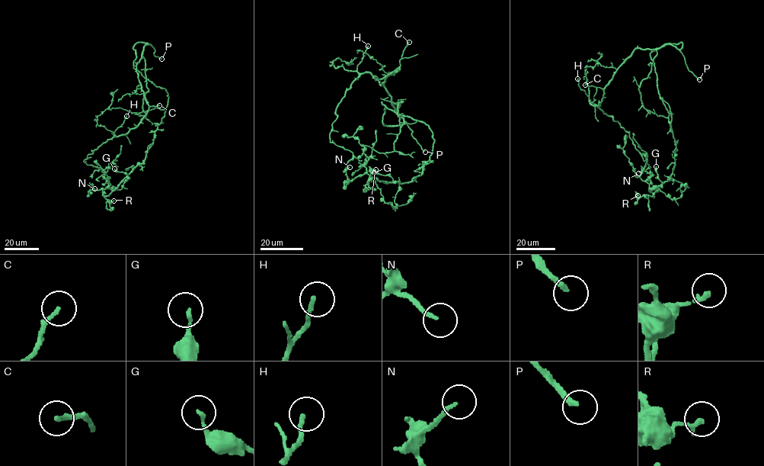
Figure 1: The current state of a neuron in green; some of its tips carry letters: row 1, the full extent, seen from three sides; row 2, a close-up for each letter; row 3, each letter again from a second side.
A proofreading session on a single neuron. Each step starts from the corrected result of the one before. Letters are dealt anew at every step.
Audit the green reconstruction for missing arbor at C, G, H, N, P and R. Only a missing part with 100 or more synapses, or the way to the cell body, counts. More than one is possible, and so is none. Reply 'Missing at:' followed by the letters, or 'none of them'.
Missing at: P

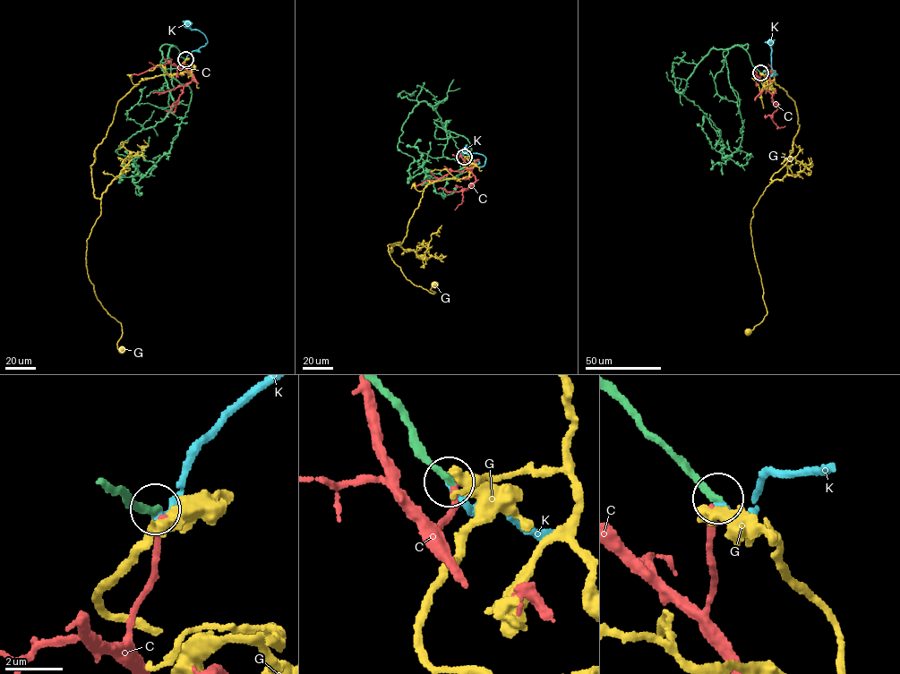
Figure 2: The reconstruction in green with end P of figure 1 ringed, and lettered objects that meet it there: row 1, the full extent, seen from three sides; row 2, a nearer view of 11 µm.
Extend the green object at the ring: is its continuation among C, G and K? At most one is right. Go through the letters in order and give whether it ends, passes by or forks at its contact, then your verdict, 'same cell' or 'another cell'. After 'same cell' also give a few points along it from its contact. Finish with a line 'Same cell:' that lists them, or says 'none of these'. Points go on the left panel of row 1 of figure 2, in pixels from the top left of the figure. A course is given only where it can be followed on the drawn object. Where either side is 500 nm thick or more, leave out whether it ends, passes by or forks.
C: it ends | another cell
G: it ends | another cell
K: it ends | same cell | via (185, 59), (192, 52), (200, 52), (196, 50), (207, 41), (205, 36), (187, 24)
Same cell: K

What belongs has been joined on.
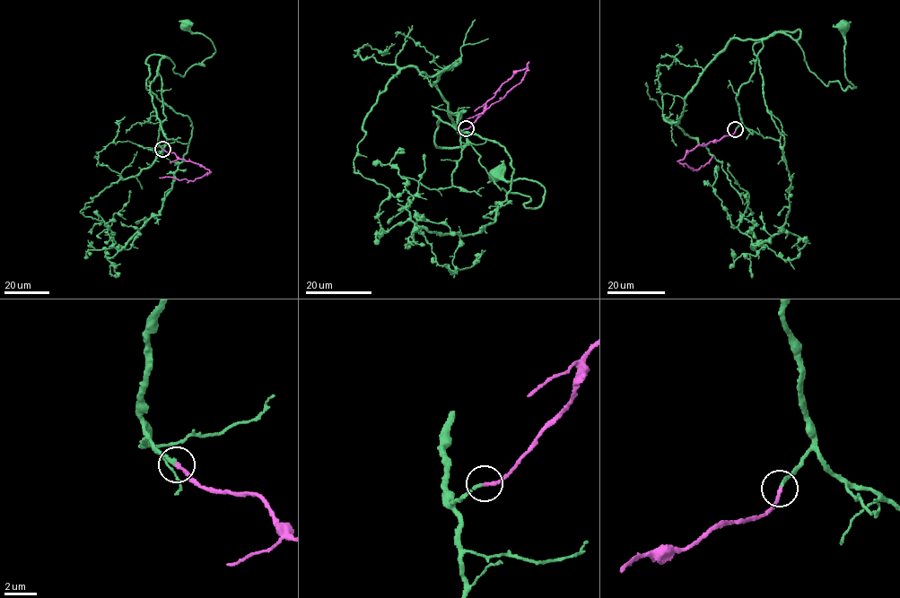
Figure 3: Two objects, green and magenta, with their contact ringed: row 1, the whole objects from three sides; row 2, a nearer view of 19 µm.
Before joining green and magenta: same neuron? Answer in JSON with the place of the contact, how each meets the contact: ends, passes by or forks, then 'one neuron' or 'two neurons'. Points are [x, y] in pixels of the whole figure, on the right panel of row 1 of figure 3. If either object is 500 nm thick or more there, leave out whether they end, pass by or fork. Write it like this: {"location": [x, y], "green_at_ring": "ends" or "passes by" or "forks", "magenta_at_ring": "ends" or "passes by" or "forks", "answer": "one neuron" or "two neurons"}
{"location": [735, 129], "green_at_ring": "ends", "magenta_at_ring": "ends", "answer": "one neuron"}

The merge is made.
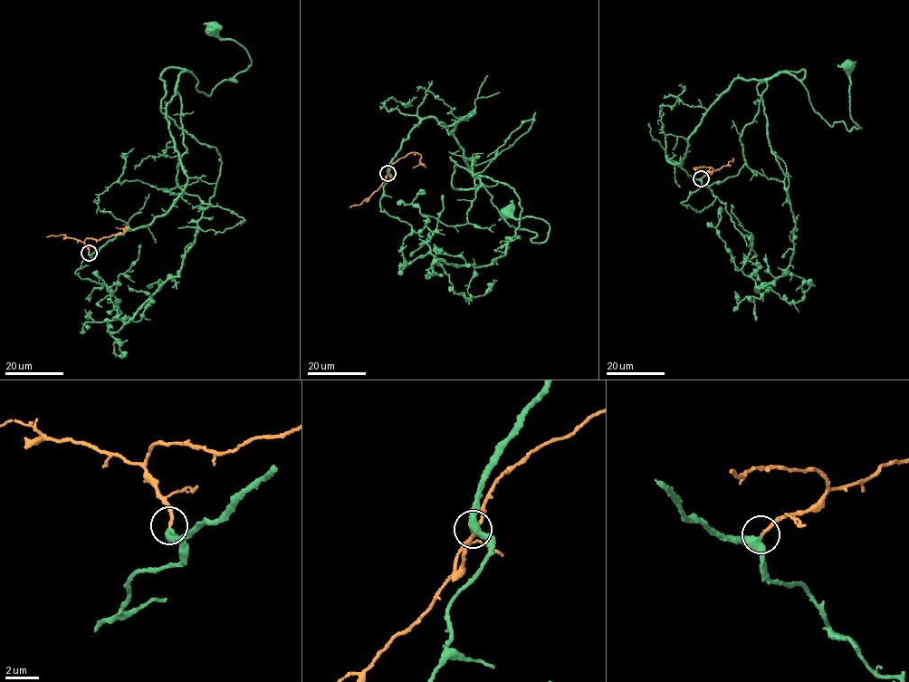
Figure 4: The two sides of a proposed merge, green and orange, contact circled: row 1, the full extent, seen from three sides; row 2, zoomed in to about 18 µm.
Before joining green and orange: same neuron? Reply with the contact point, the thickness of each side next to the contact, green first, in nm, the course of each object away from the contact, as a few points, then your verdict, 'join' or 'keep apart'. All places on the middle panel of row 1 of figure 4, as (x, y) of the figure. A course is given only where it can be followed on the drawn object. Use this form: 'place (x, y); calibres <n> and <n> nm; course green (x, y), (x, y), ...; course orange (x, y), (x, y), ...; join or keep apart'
place (387, 173); calibres 400 and 190 nm; course green (387, 173), (426, 118), (474, 110), (452, 133), (469, 170), (509, 225), (547, 237), (506, 212); course orange (387, 173), (385, 182), (395, 162), (416, 152), (421, 156), (420, 163), (413, 168); join

